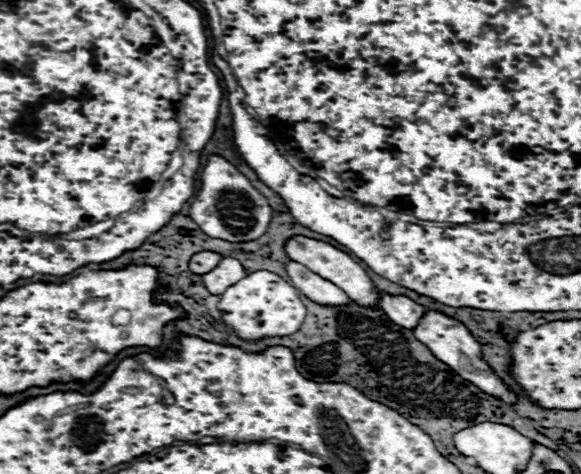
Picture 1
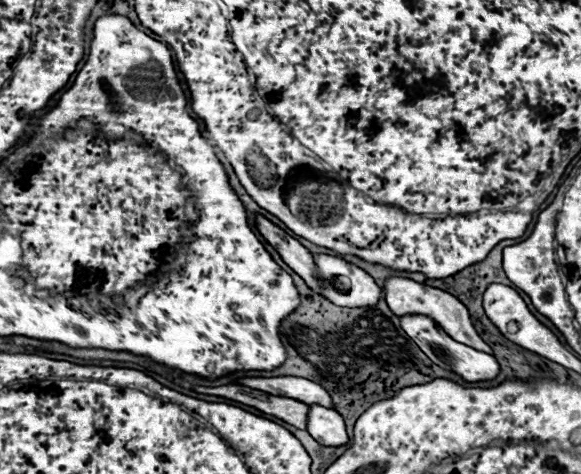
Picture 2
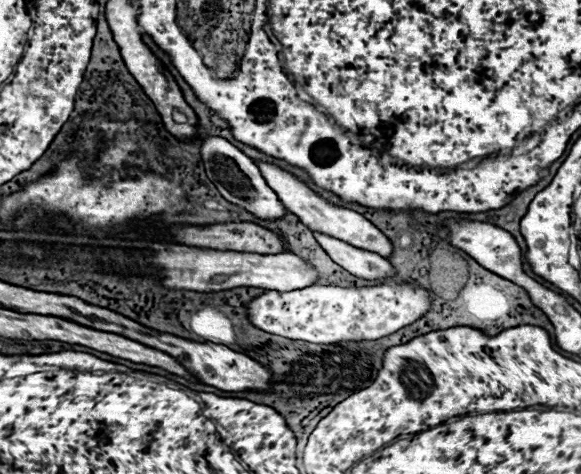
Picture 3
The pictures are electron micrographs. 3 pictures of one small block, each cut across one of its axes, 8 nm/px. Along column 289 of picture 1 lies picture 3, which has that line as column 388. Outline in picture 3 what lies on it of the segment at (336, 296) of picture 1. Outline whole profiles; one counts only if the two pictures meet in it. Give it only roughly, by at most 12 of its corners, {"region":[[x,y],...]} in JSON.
{"region":[[322,232],[314,238],[328,256],[358,278],[394,274],[376,252],[354,248]]}

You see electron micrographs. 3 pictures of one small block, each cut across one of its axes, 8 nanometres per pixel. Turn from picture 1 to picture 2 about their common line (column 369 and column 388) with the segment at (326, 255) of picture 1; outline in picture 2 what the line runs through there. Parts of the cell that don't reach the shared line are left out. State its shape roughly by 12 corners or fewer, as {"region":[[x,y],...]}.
{"region":[[388,276],[384,298],[396,316],[424,314],[454,340],[492,352],[452,294]]}

